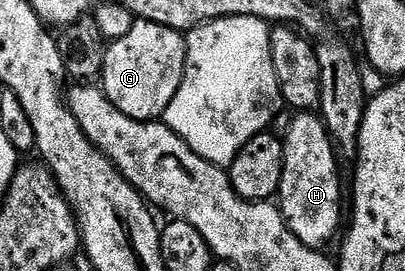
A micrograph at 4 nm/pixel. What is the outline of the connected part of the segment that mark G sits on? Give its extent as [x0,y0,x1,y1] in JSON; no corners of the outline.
[99,21,185,123]

